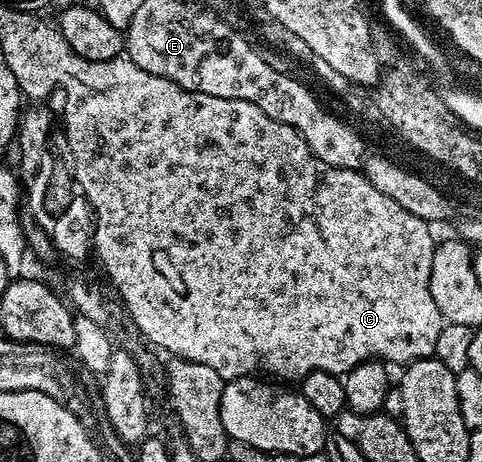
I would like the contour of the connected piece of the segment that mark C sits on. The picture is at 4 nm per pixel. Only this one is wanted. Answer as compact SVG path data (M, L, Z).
M120 55L110 59L95 59L95 73L69 73L69 105L61 105L61 115L63 115L63 133L66 148L69 150L69 160L75 164L75 178L77 183L81 183L83 194L87 196L87 203L91 206L93 214L93 253L99 256L99 261L103 264L103 269L107 272L107 277L111 280L113 288L119 292L119 297L123 300L123 305L127 308L127 313L131 316L131 321L156 345L159 349L164 349L167 355L171 357L182 357L184 361L201 363L217 375L224 379L234 379L237 377L253 377L268 373L268 378L279 379L275 377L284 377L292 383L298 382L305 375L313 371L325 371L342 375L348 373L353 367L357 367L363 361L378 359L384 363L390 363L392 366L406 367L412 361L419 361L422 357L429 357L434 354L437 347L437 335L441 335L444 327L443 313L437 307L435 296L431 290L431 272L435 266L433 255L437 244L436 234L429 224L422 221L417 215L405 211L401 203L389 199L382 191L377 191L373 183L359 171L353 169L342 169L333 167L313 155L313 151L301 139L301 135L293 127L285 123L277 123L277 119L269 119L261 107L253 103L245 103L241 99L217 99L217 95L205 95L197 91L189 91L161 75L153 75L149 71L141 71L137 63L133 63L126 56Z

